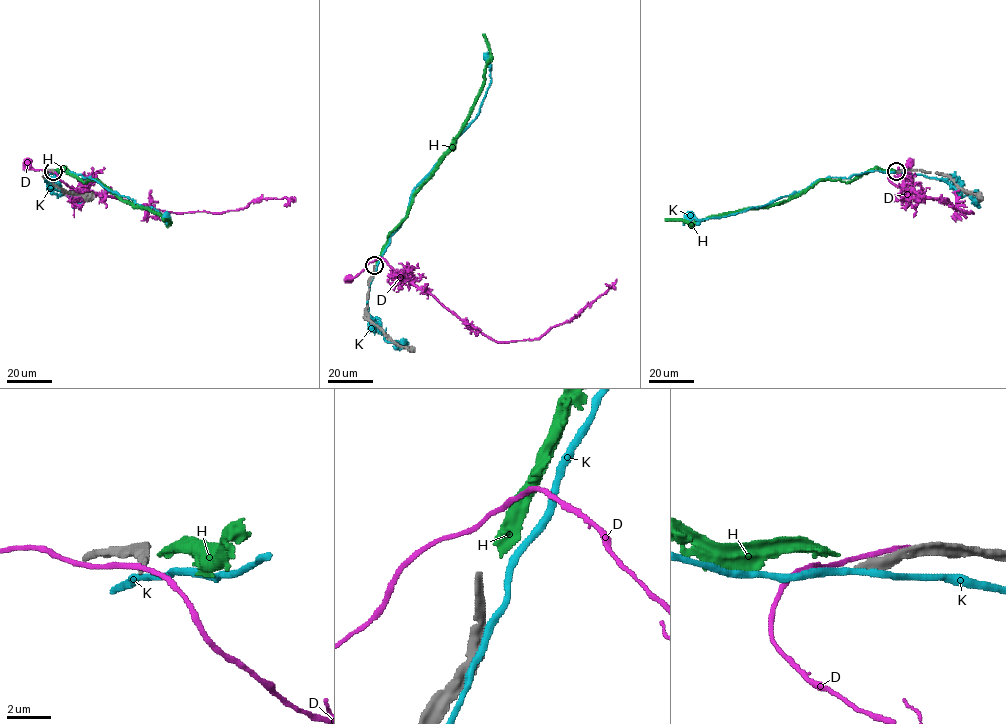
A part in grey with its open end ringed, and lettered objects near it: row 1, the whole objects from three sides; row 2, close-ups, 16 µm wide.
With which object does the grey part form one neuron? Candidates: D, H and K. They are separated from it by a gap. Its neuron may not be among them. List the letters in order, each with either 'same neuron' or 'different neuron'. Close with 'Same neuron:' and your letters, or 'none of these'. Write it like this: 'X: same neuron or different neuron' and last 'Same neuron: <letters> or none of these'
D: different neuron
H: same neuron
K: different neuron
Same neuron: H

